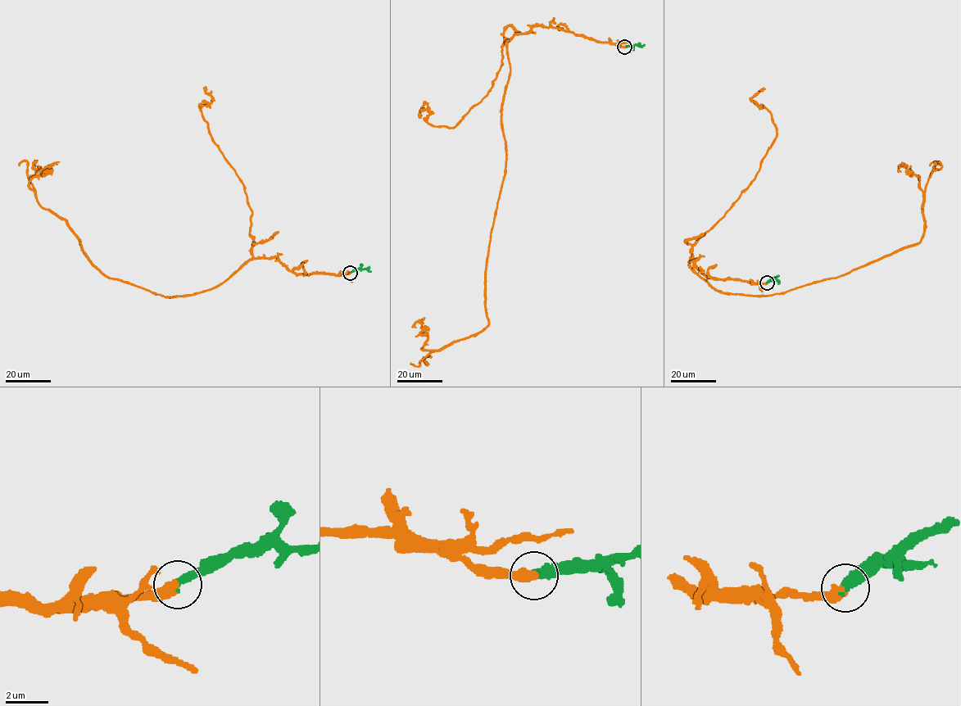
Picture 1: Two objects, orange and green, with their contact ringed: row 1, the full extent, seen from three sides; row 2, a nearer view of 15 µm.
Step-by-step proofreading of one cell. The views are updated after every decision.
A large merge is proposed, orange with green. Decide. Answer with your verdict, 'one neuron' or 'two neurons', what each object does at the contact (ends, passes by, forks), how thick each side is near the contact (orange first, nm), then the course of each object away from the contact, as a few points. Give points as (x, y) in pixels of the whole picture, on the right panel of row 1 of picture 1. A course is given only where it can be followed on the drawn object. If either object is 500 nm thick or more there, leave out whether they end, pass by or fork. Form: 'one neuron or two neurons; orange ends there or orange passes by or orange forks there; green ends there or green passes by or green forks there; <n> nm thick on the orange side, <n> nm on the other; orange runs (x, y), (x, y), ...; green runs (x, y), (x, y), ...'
one neuron; orange ends there; green ends there; 480 nm thick on the orange side, 320 nm on the other; orange runs (767, 282), (709, 278), (690, 258), (723, 293), (783, 294), (839, 277), (922, 238), (919, 177), (898, 172); green runs (767, 282), (772, 280), (779, 283)

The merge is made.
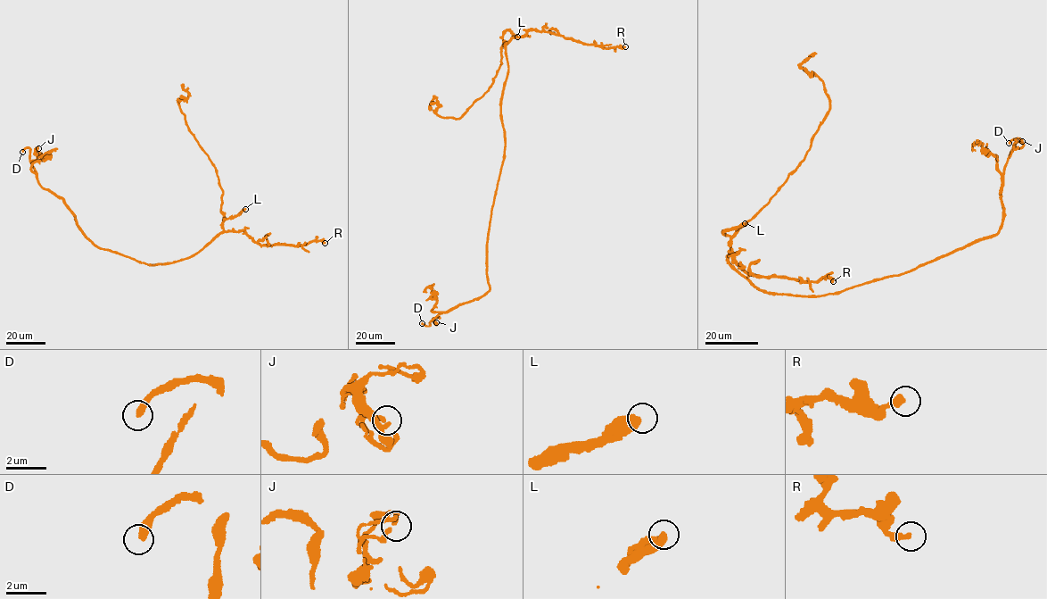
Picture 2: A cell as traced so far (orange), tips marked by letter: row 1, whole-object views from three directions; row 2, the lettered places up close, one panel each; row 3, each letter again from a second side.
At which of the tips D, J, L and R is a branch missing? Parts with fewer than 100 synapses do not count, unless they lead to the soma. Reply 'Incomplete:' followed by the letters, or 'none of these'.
Incomplete: D

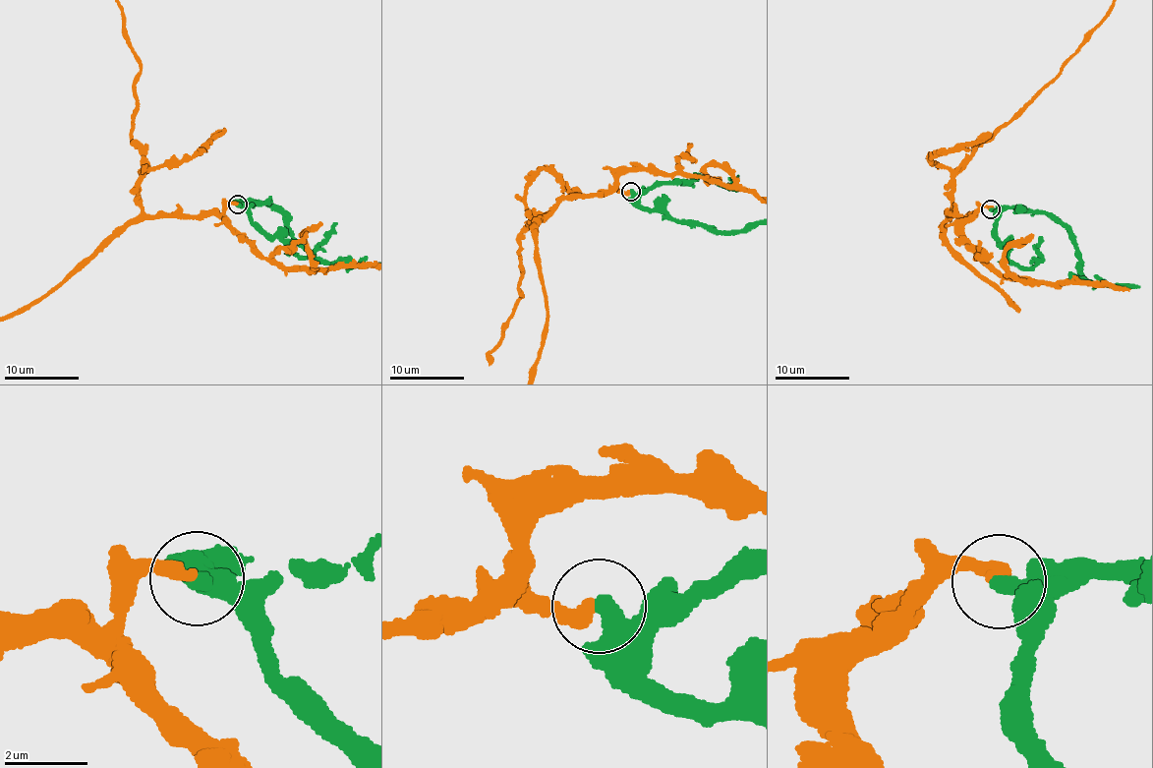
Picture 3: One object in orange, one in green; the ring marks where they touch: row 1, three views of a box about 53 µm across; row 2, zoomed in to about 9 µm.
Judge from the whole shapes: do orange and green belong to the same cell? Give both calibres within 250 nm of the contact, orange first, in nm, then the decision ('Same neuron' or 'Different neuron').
Thickness 380 nm (orange) against 460 nm. Different neuron

